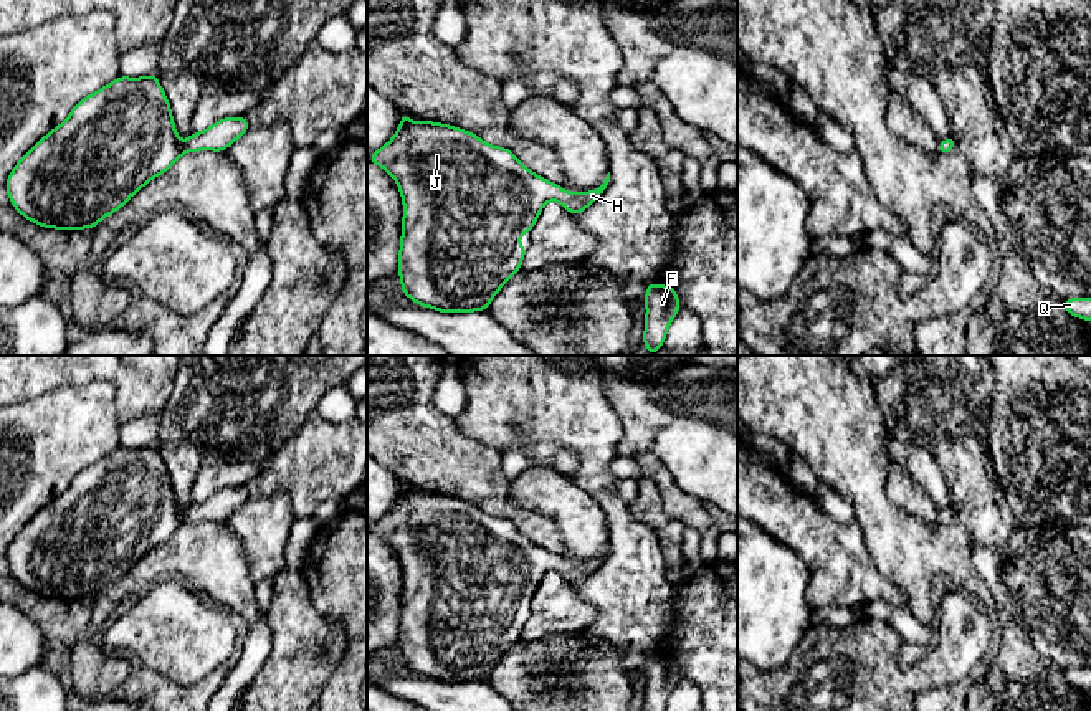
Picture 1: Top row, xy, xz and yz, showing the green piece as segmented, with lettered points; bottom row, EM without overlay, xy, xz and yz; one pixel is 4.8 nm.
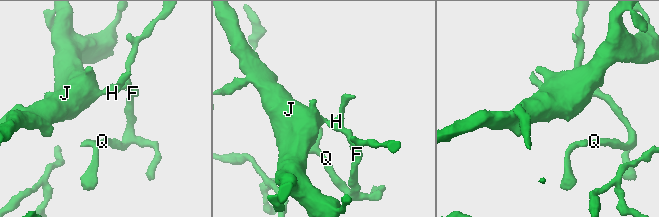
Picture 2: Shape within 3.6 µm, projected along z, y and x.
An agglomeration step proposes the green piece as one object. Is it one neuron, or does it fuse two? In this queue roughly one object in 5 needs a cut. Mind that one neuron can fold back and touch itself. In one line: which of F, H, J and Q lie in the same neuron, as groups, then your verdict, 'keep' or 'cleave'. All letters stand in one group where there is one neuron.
F H J Q | keep

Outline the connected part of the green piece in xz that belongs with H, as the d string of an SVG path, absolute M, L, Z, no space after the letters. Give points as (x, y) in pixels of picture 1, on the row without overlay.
M405 483L400 486L400 496L395 506L380 519L377 519L369 531L384 541L387 541L400 559L403 572L403 590L402 590L402 610L398 623L398 647L402 650L402 663L408 666L413 673L431 678L440 683L471 683L471 681L486 681L498 661L519 642L527 617L519 615L521 604L531 604L532 597L547 572L557 570L567 582L572 585L582 584L588 575L597 572L610 552L610 542L607 544L603 554L584 564L570 564L562 559L562 556L552 554L547 549L532 544L526 536L522 536L512 521L504 518L491 516L481 511L476 504L453 498L450 494L438 494L431 491L415 493L407 488Z

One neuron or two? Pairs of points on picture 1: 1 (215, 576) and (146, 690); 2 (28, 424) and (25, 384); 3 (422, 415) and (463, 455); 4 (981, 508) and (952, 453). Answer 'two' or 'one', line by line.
1: two
2: two
3: one
4: one

